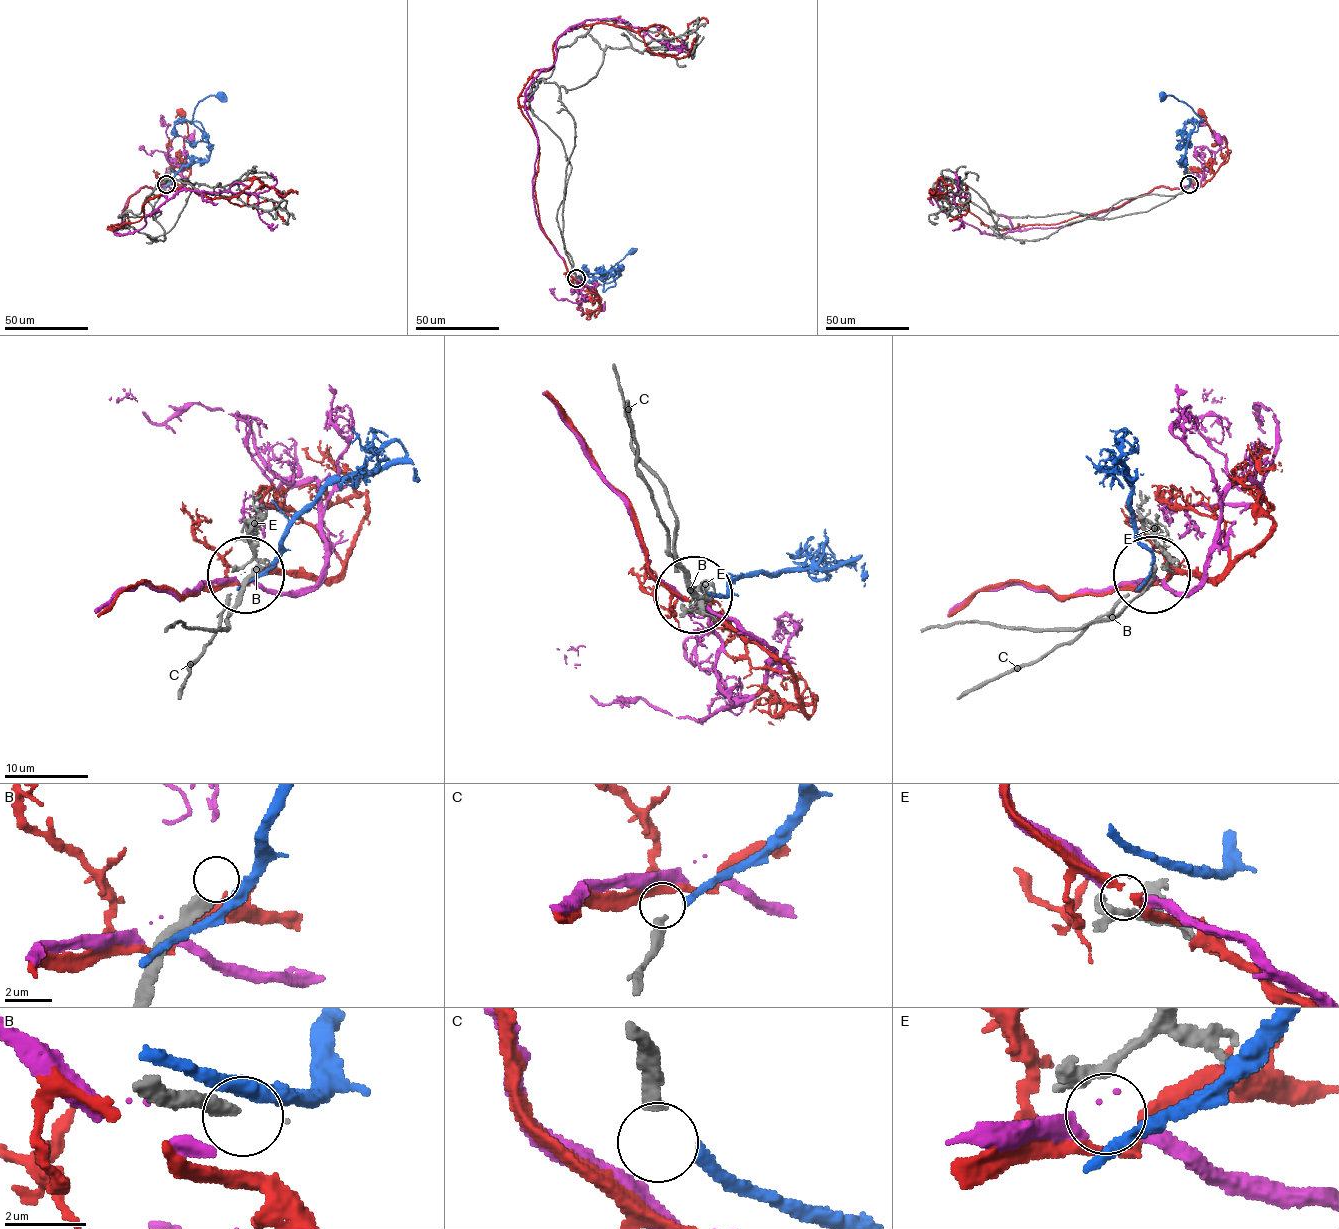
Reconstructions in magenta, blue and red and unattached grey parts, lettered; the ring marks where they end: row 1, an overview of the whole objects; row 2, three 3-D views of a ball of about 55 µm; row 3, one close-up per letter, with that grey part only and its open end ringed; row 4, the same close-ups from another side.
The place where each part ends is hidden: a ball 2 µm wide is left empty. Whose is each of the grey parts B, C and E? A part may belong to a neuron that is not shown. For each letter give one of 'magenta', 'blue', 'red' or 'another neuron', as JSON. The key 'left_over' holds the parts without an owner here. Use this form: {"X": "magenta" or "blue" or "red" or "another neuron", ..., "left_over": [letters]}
{"B": "another neuron", "C": "blue", "E": "magenta", "left_over": ["B"]}

